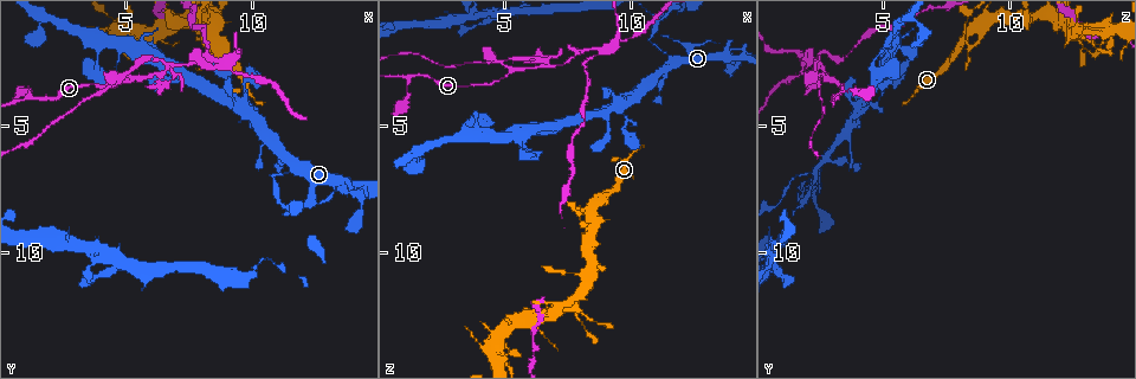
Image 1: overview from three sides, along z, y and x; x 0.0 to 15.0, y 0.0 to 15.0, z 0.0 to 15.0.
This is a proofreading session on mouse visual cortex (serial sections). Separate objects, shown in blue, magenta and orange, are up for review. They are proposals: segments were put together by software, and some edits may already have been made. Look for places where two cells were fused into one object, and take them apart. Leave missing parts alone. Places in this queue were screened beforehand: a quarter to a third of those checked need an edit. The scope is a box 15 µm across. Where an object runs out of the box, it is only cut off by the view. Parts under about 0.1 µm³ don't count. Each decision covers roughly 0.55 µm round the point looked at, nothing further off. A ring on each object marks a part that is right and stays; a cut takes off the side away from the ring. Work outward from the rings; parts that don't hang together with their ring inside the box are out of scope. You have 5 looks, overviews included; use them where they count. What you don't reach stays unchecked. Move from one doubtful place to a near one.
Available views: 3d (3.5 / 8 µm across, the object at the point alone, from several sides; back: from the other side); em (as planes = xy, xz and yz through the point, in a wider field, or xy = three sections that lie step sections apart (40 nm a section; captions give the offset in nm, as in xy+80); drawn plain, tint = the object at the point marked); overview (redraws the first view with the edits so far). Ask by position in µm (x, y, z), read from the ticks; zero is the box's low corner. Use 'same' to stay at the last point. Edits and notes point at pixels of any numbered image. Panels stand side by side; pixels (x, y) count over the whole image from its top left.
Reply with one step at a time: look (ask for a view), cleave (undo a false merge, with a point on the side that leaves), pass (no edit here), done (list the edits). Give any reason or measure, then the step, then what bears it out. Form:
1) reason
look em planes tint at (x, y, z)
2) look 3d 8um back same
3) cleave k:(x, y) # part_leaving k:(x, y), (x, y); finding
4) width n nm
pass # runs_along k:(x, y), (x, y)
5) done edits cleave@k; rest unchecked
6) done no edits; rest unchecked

thick turns thin
look 3d 3.5um at (8.5, 1.5, 8.2)

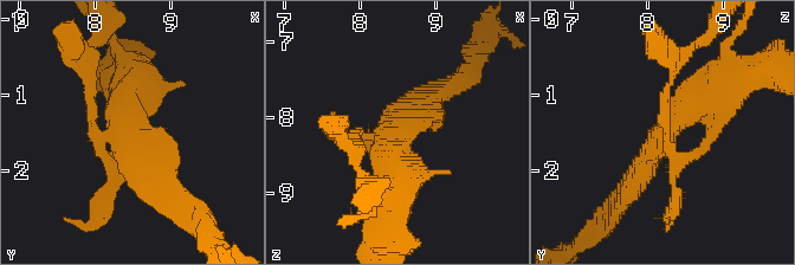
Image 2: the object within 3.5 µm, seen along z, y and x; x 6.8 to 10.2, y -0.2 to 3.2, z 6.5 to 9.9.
now the EM
look em planes tint at (8.50, 1.50, 8.25)

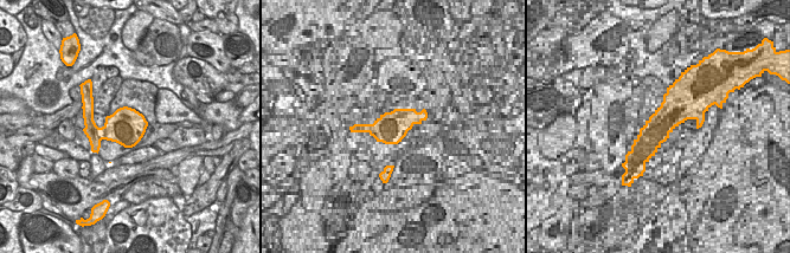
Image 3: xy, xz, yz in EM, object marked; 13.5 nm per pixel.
pass # runs_along 2:(627, 191), (660, 140), (721, 78); all the same cell

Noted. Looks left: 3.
sudden change in width
look 3d 3.5um at (11.3, 6.8, 2.0)

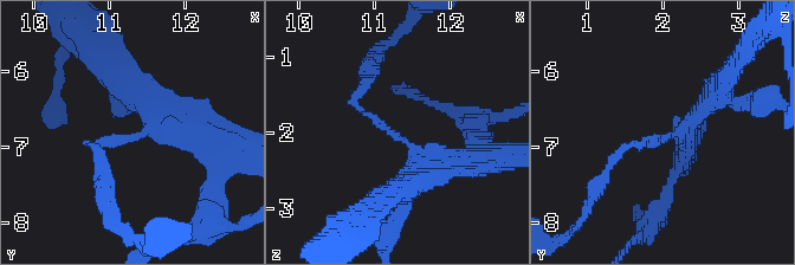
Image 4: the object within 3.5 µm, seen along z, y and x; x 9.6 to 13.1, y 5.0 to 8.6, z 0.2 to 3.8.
arm_widths 100, 300 nm; shape alone is not enough
look em xy step 3 tint at (11.35, 6.85, 2.10)

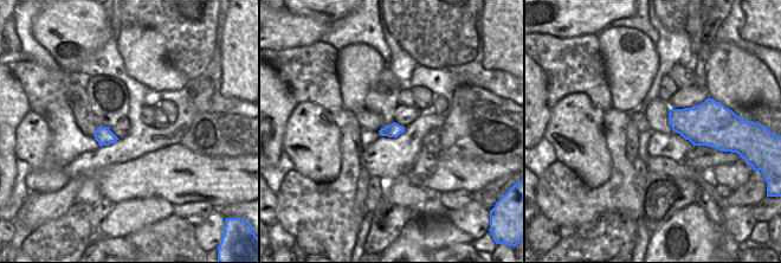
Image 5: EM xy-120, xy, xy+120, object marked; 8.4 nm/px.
width 120 nm
cleave 4:(651, 140) # part_leaving 4:(672, 135), (625, 146), (600, 182); two cells meet here

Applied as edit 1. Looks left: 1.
done edits cleave@4; rest unchecked

